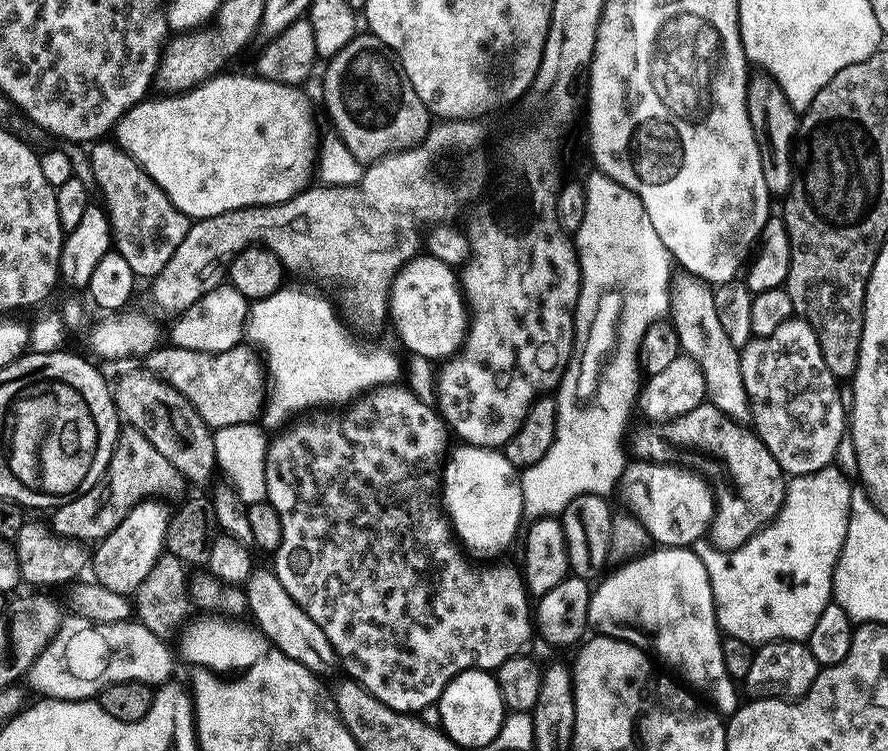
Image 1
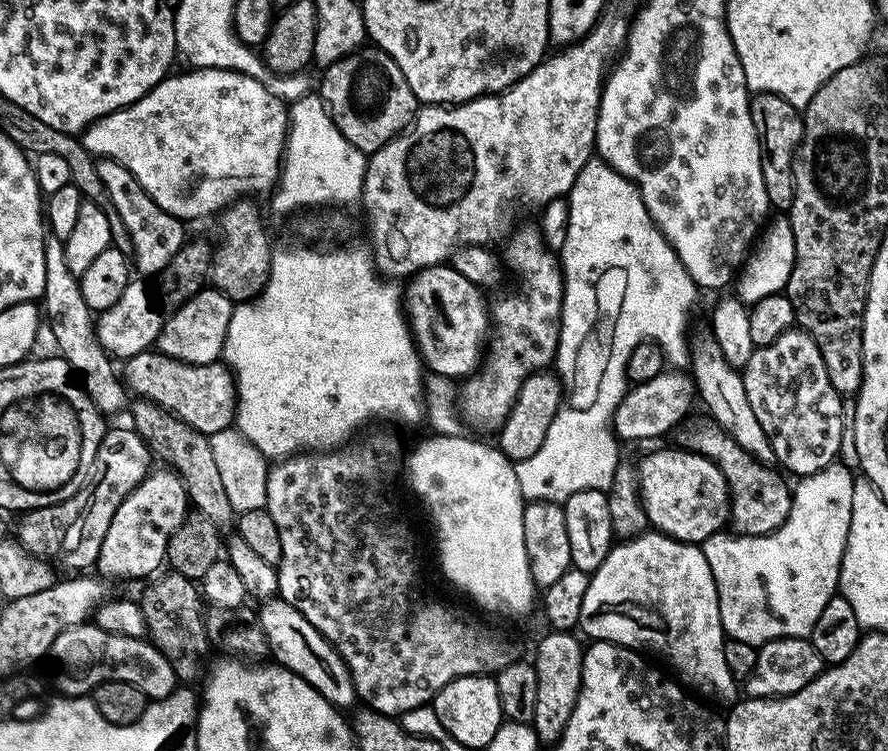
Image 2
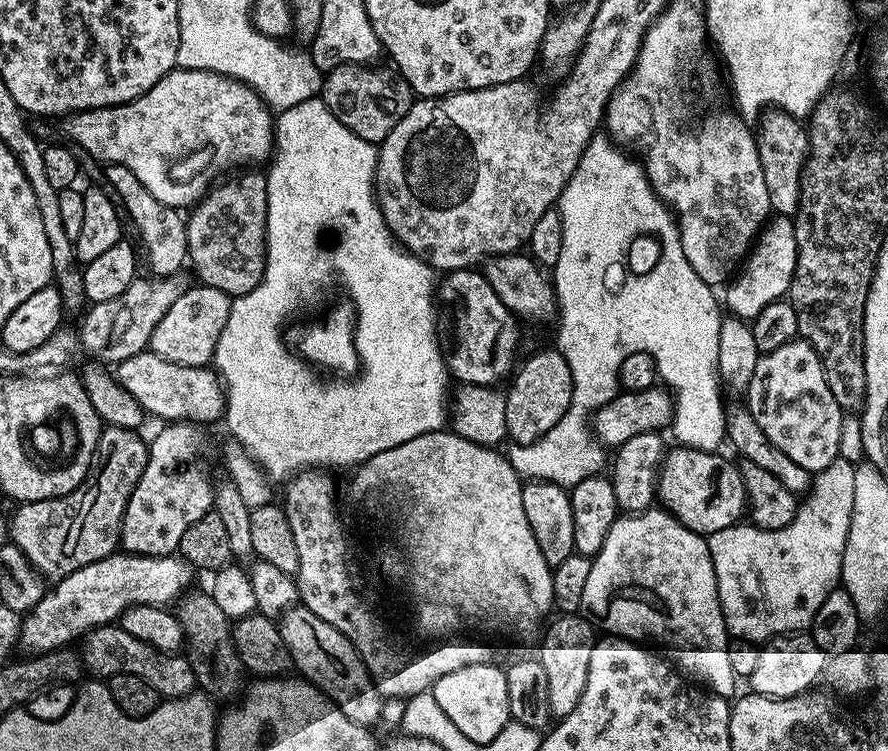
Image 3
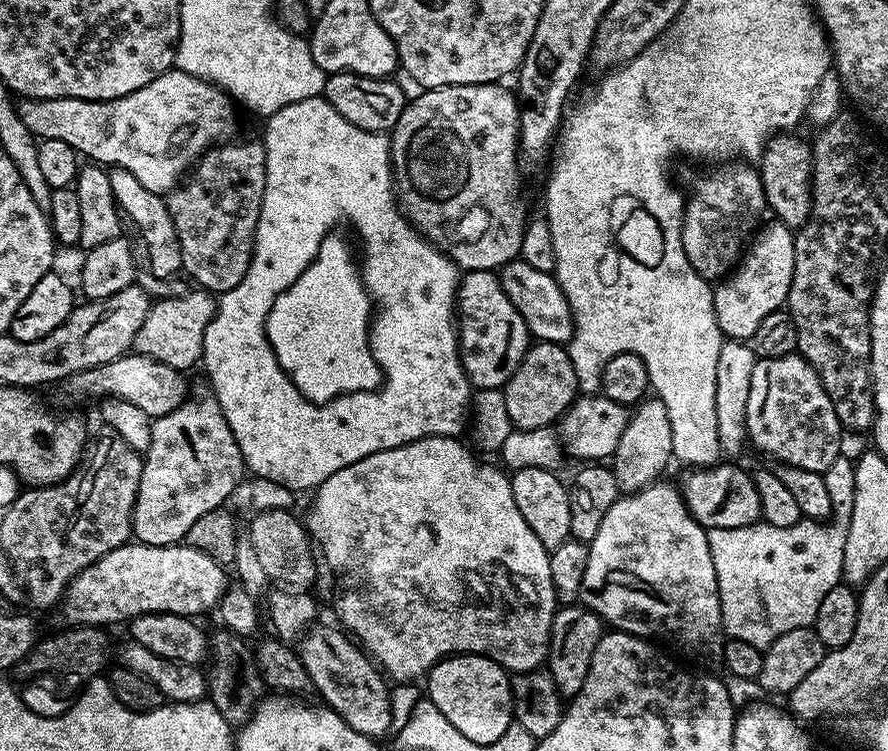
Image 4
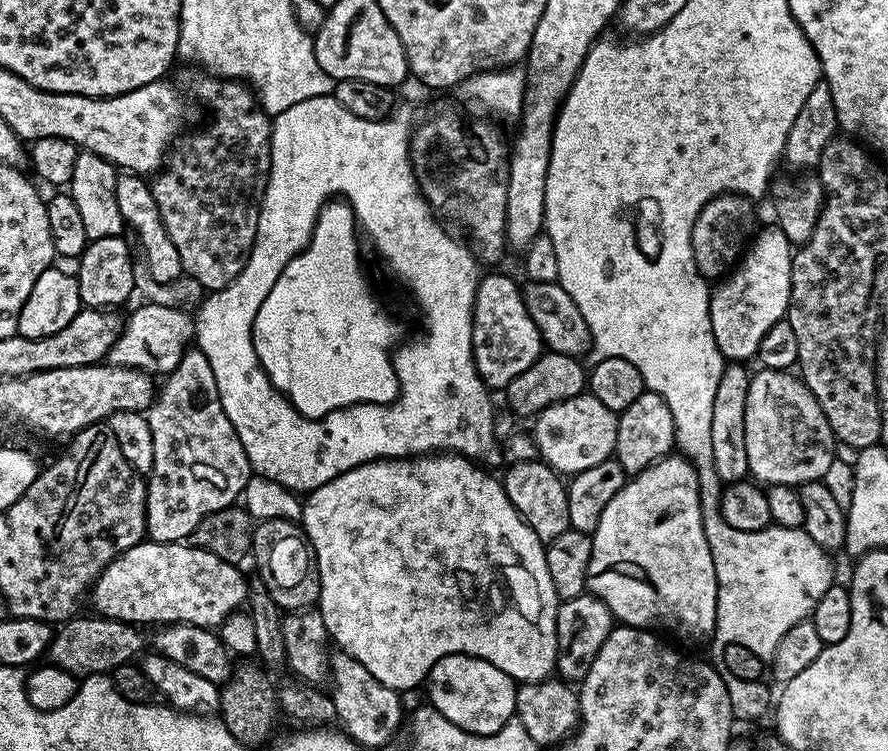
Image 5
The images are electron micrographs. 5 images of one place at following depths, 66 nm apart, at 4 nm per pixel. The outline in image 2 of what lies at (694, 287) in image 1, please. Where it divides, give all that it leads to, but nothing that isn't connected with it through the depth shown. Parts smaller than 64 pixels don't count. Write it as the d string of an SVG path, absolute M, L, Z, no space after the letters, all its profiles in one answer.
M711 334L700 336L690 344L690 371L694 379L694 388L698 398L708 407L711 419L746 450L746 454L753 456L758 462L769 466L776 464L776 455L770 446L770 438L766 438L766 430L758 423L754 409L750 407L750 398L746 398L746 386L743 375L728 363L724 352Z

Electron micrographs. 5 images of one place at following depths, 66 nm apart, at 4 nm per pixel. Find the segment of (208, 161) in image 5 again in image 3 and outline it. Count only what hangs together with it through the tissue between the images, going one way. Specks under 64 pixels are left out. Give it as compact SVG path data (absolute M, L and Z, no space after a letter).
M240 170L224 179L221 179L219 183L209 188L206 195L203 196L203 198L201 198L197 204L192 205L190 211L187 213L187 263L190 265L190 268L192 264L193 270L196 271L196 276L198 278L197 281L199 281L200 284L205 284L206 286L214 286L214 290L222 290L226 293L226 295L235 298L237 296L241 296L242 294L246 294L250 290L254 290L254 286L258 286L258 282L264 278L264 243L266 242L266 214L268 213L268 178L267 175L265 175L265 173L260 170Z

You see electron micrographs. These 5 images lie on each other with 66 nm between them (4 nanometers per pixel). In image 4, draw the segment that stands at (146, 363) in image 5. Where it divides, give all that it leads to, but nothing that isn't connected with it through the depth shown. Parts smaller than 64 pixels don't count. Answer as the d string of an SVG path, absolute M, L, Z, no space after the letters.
M192 290L185 296L176 296L173 300L160 300L149 307L146 322L138 330L135 351L149 356L171 368L187 370L201 363L204 355L206 326L216 316L217 297L207 290Z

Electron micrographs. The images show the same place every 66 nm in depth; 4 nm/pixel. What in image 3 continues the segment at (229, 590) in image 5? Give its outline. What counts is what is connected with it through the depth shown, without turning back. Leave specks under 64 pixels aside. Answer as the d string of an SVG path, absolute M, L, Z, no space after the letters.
M123 550L98 562L90 562L74 574L55 581L38 603L27 609L20 622L19 647L37 656L55 648L71 645L72 639L83 637L93 628L119 621L121 614L136 604L168 606L189 591L194 569L179 555L133 556Z

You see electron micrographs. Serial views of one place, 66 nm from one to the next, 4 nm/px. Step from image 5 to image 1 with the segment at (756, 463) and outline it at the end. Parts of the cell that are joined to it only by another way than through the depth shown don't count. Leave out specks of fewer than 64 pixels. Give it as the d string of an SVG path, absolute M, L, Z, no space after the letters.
M793 318L782 322L774 334L758 336L748 341L740 353L742 382L750 405L750 420L754 432L774 454L778 466L789 477L805 476L829 467L836 459L836 451L846 435L846 404L840 401L836 377L830 374L826 358L818 346L816 332L805 320Z

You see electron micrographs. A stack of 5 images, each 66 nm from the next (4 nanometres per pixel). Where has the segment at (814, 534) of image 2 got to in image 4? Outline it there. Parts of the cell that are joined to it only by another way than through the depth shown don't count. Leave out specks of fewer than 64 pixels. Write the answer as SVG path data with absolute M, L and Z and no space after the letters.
M839 455L824 473L826 490L830 490L832 503L830 522L804 518L800 523L785 528L764 524L751 528L707 529L708 545L720 591L720 623L731 639L750 642L754 647L764 650L790 630L815 625L822 598L826 598L826 594L830 594L830 590L834 590L834 586L841 583L844 575L844 539L852 517L855 469L853 461Z

